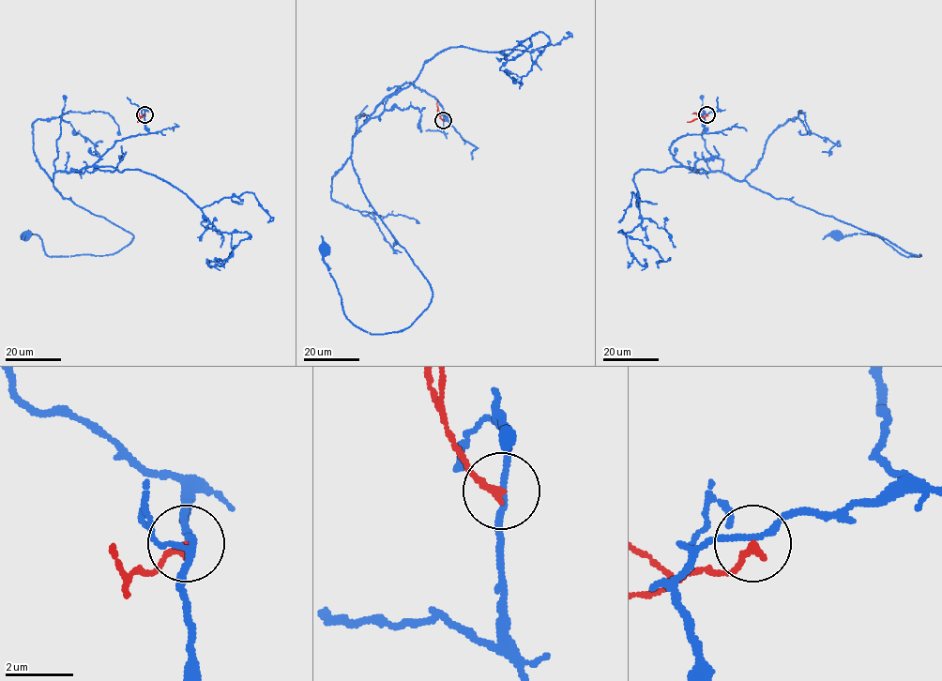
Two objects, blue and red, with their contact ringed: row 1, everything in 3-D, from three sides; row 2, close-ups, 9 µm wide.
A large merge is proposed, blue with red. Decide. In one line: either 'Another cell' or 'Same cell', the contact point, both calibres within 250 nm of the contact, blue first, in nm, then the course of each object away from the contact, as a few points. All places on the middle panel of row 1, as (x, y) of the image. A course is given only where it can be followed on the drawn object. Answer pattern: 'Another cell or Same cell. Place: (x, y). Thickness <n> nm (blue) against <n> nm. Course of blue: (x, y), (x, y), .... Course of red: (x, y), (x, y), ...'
Another cell. Place: (443, 120). Thickness 170 nm (blue) against 220 nm. Course of blue: (443, 119), (404, 83), (351, 148), (428, 307), (400, 331), (356, 326), (325, 249). Course of red: (443, 119), (438, 113), (437, 100)

